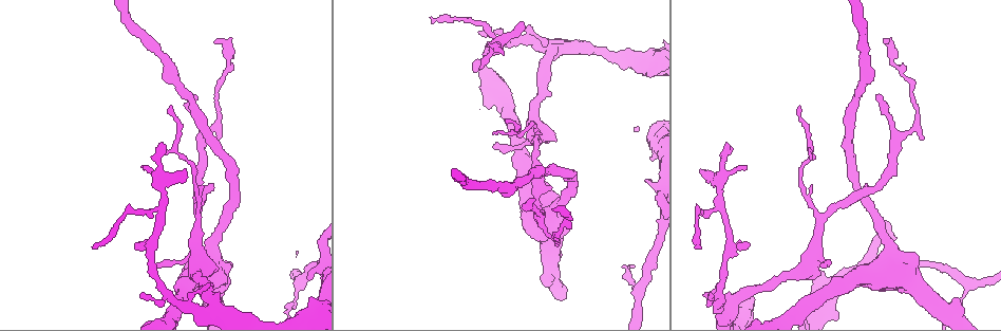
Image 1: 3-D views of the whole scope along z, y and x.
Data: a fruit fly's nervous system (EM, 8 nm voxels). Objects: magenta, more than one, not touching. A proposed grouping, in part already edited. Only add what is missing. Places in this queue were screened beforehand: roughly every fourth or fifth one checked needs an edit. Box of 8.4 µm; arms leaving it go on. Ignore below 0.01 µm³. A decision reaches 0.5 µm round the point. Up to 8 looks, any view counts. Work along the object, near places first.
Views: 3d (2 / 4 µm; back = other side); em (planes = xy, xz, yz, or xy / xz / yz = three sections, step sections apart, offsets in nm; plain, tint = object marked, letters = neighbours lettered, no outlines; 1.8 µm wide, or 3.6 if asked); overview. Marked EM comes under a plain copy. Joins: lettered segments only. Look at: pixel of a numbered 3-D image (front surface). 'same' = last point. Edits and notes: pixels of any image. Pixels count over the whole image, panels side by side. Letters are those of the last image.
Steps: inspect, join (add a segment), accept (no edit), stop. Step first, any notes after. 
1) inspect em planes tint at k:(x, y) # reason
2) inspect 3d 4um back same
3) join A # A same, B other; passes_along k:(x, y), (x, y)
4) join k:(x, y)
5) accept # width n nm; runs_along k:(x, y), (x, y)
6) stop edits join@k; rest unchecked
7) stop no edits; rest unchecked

inspect 3d 2um back at 1:(430, 18) # thin end

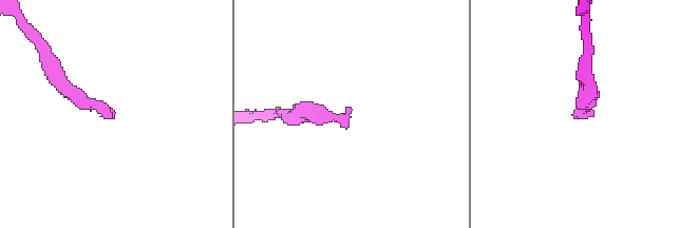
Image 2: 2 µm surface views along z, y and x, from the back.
inspect em planes letters at 2:(593, 112) # shape alone is not enough

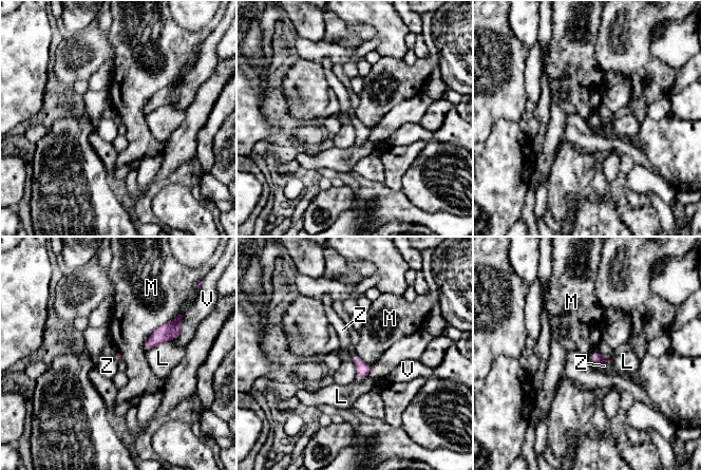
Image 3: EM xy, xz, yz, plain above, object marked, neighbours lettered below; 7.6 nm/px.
accept # L other, M other, V other, Z other; no lettered segment goes on from it

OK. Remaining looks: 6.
inspect em xz step 16 letters at 1:(523, 23) # free end

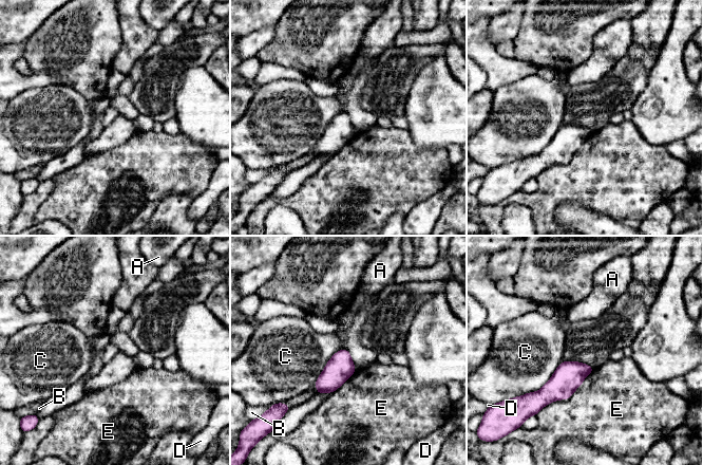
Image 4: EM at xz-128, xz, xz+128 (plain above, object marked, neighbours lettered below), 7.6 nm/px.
accept # longest_contact E 550 nm; A other, B other, C other, D other, E other; border 4:(314, 384), (317, 392); no lettered segment goes on from it

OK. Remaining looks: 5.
inspect 3d 4um back at 1:(312, 296) # branch stops here

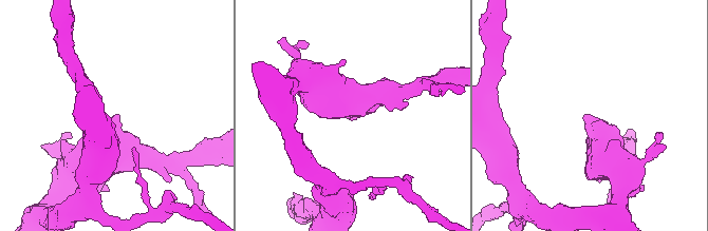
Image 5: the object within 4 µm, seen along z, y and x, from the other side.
inspect em planes letters at 5:(352, 120) # need the tissue

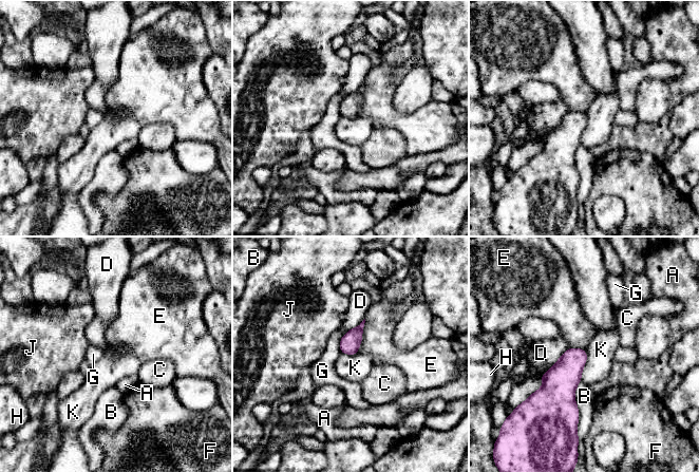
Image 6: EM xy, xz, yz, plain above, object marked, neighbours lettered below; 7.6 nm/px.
accept # A other, B other, C other, D other, E other, F other, G other, H other, J other, K other; border 6:(585, 349), (586, 362), (580, 380); no lettered segment goes on from it

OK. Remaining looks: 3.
stop no edits; rest unchecked

